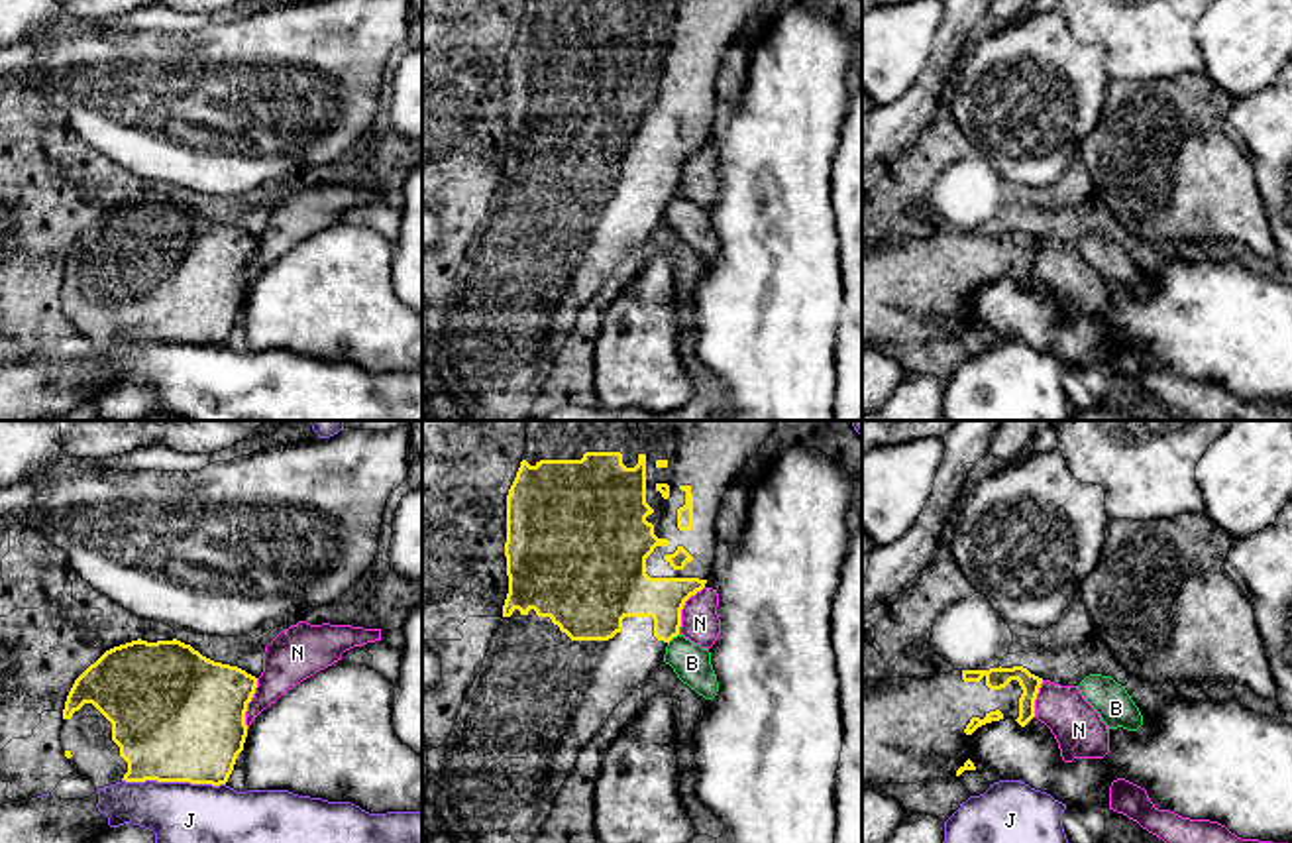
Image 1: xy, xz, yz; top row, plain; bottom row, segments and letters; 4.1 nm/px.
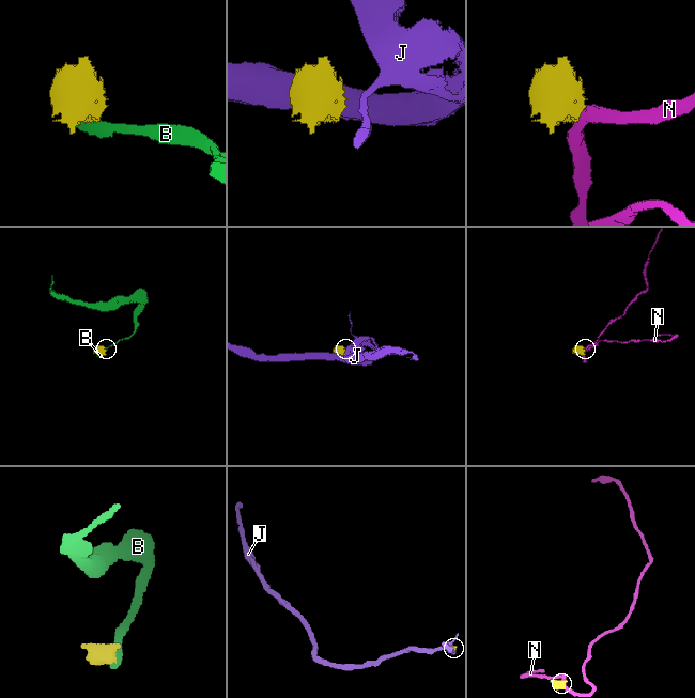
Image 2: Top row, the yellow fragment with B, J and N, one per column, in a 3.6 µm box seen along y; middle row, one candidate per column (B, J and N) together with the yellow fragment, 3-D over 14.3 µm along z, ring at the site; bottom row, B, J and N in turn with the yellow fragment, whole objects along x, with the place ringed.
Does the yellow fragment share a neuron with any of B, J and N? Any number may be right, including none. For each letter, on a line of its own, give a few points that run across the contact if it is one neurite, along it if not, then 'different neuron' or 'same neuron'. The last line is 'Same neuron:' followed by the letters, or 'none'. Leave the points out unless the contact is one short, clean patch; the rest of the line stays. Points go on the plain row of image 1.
B: different neuron
J: different neuron
N: line xz (703, 146), (686, 162), (678, 193); different neuron
Same neuron: none

